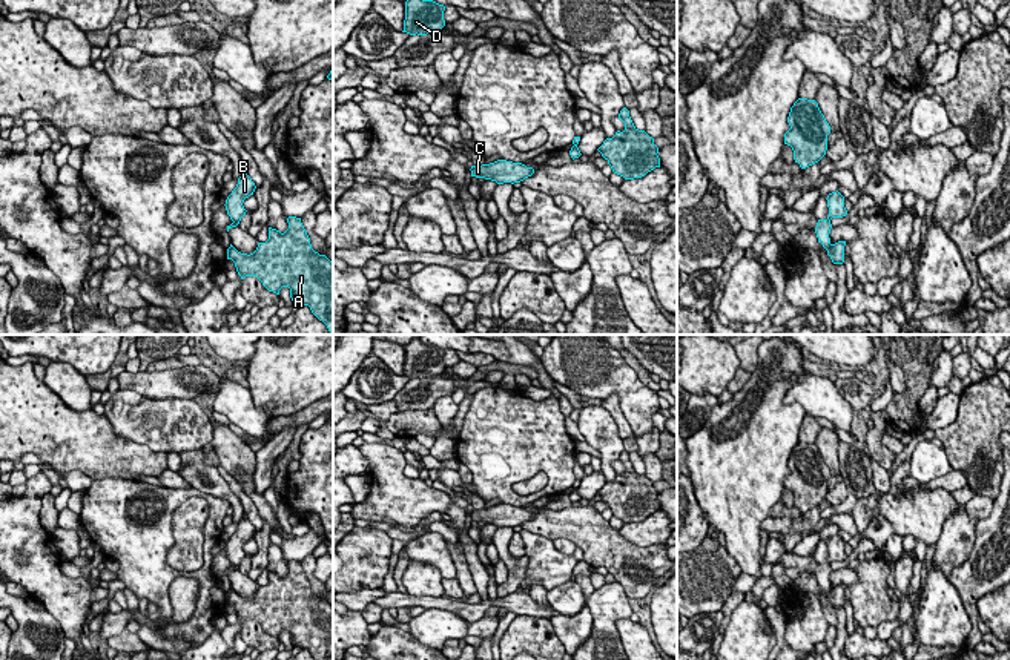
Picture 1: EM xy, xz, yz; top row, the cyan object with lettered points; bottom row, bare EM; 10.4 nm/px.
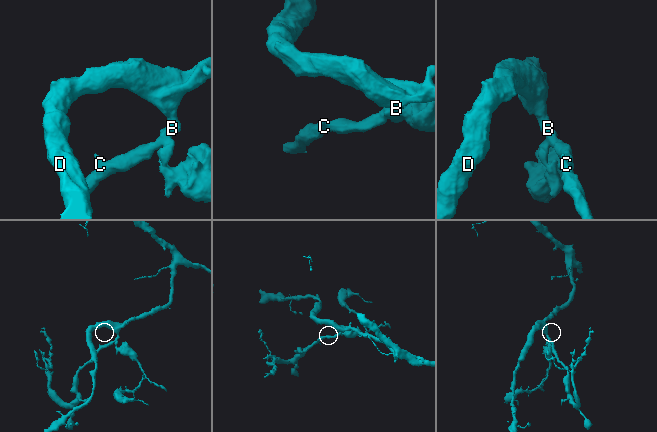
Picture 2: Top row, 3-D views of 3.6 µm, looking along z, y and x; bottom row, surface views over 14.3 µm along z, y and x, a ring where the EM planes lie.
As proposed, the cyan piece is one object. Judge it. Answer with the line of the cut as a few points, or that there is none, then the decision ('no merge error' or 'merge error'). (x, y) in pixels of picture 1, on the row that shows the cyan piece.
cut in yz along (832, 244), (826, 249); merge error

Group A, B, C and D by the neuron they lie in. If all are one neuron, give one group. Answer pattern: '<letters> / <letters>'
A / B C D

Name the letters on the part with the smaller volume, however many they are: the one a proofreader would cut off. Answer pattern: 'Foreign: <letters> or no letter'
Foreign: A

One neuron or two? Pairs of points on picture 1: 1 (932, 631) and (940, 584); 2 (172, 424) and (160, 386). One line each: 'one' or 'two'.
1: one
2: two

